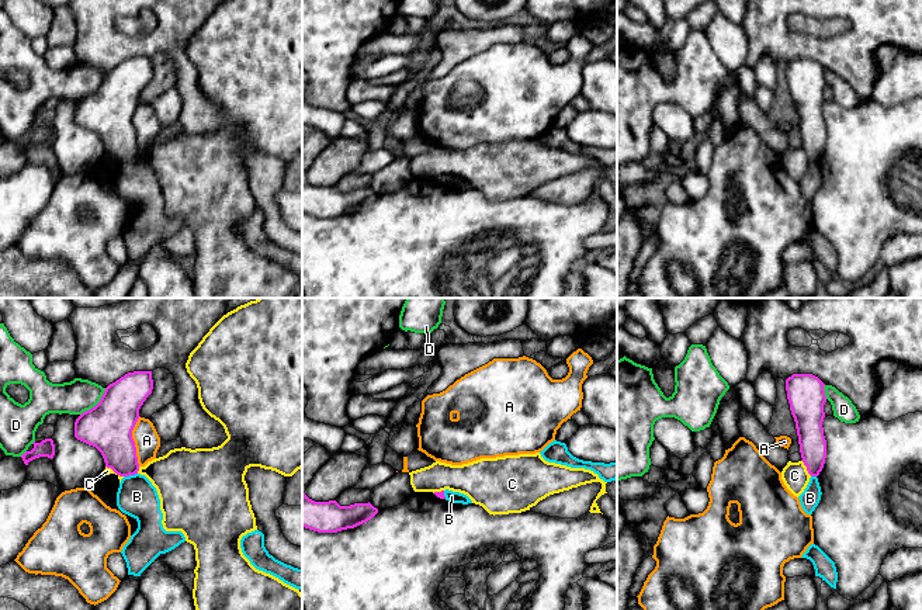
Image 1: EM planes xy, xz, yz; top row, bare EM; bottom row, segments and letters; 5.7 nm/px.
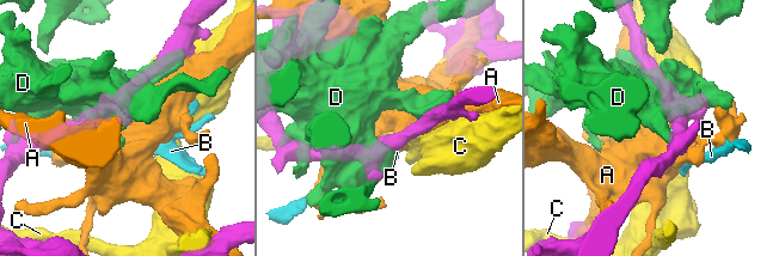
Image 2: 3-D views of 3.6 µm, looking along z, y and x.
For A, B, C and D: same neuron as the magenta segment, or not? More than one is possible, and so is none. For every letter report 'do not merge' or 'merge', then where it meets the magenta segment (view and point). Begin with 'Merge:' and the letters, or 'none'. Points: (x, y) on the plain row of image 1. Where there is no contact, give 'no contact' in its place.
Merge: none
A: do not merge | xy (134, 127)
B: do not merge | xy (130, 159)
C: do not merge | yz (807, 153)
D: do not merge | xy (97, 89)

